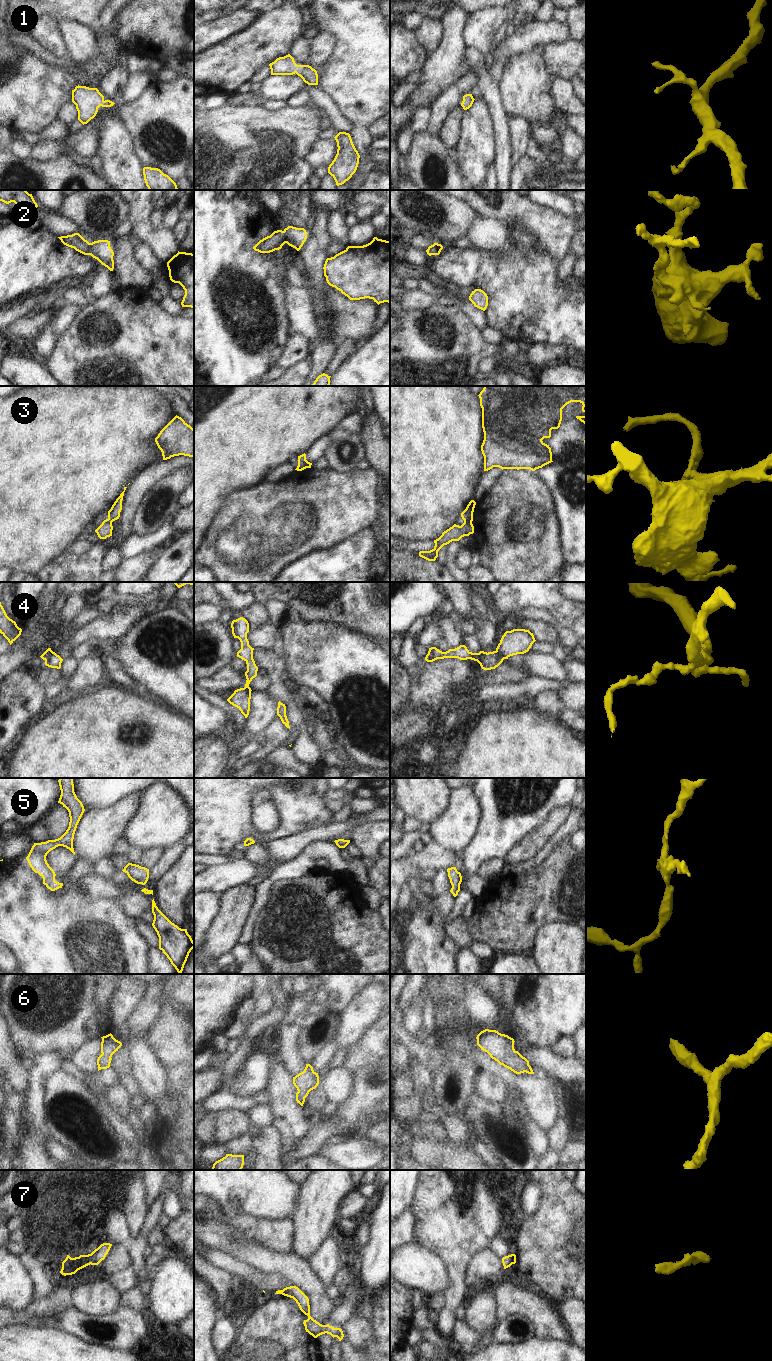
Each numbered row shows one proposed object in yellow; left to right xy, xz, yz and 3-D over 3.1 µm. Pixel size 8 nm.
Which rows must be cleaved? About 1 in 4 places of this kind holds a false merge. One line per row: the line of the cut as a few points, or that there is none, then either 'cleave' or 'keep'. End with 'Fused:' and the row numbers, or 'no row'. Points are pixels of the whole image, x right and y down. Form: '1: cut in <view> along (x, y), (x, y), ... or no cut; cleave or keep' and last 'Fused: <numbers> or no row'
1: no cut; keep
2: no cut; keep
3: cut in yz along (464, 521), (471, 522); cleave
4: cut in xy along (51, 650), (44, 659); cleave
5: no cut; keep
6: no cut; keep
7: no cut; keep
Fused: 3, 4

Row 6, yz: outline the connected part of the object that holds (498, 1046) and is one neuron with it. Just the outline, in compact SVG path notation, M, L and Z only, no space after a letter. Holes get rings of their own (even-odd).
M485 1029L477 1037L477 1045L500 1065L516 1074L534 1074L529 1061L514 1049L514 1039L496 1030Z

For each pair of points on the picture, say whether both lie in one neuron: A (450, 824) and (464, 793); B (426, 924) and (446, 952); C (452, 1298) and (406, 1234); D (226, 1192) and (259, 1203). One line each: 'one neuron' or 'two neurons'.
A: one neuron
B: one neuron
C: two neurons
D: one neuron

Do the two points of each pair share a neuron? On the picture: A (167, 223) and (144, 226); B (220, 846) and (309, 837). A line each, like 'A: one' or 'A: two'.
A: two
B: two

